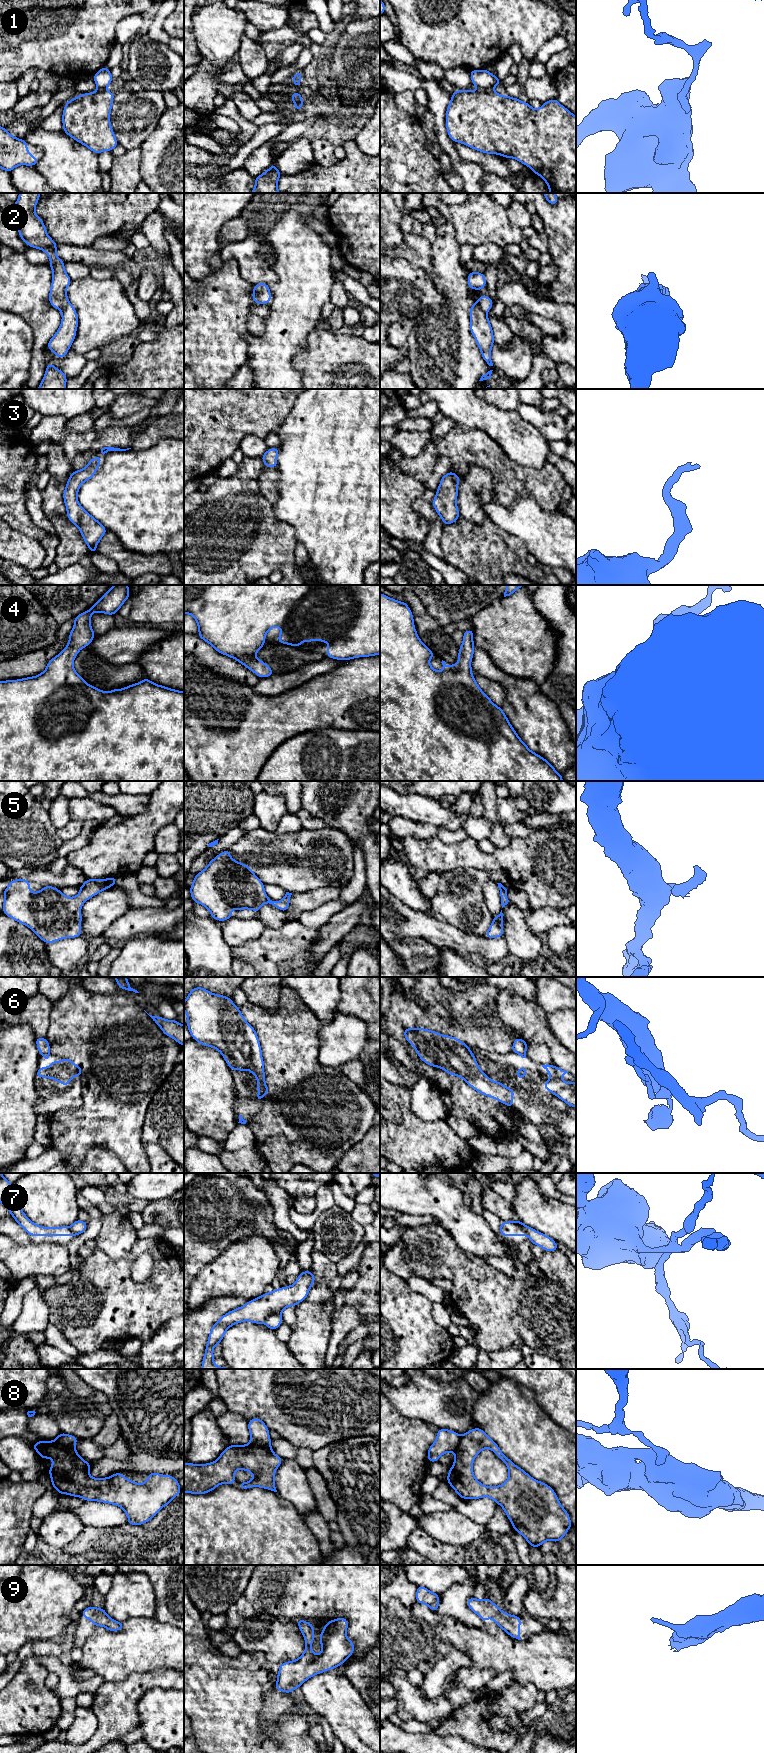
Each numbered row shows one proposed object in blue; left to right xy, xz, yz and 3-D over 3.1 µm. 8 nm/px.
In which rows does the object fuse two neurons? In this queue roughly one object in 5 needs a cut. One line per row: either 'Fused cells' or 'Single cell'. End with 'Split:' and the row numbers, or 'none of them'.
1: Fused cells
2: Single cell
3: Single cell
4: Single cell
5: Single cell
6: Fused cells
7: Fused cells
8: Fused cells
9: Single cell
Split: 1, 6, 7, 8

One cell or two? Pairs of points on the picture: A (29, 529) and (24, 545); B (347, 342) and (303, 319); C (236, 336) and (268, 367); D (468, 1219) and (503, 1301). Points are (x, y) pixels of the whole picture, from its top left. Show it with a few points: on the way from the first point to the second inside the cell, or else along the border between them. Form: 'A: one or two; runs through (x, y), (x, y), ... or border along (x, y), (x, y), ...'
A: two; border along (10, 526), (39, 540)
B: two; border along (314, 329), (308, 335), (307, 344), (302, 349)
C: two; border along (250, 334), (246, 358)
D: two; border along (462, 1249), (468, 1254), (474, 1254), (484, 1259)

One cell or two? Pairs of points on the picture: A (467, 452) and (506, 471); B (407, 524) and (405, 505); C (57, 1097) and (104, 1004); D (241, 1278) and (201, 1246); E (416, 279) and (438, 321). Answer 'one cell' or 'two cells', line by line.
A: one cell
B: one cell
C: two cells
D: two cells
E: two cells

